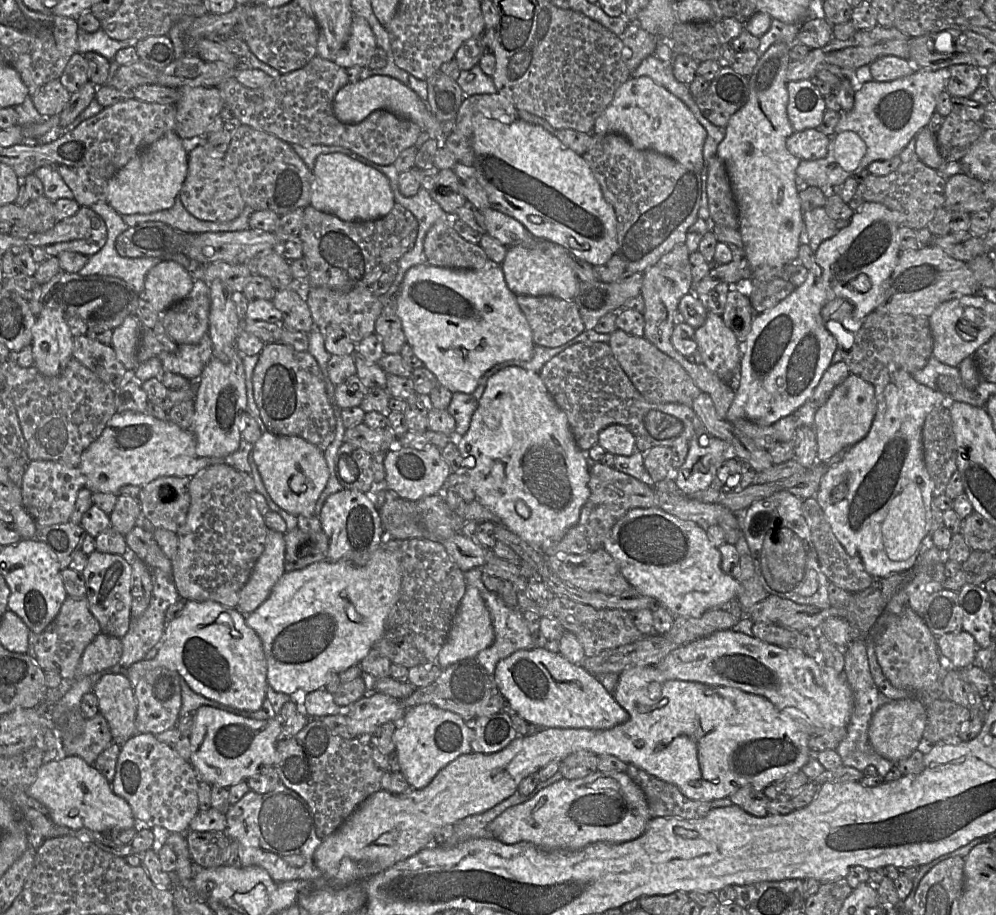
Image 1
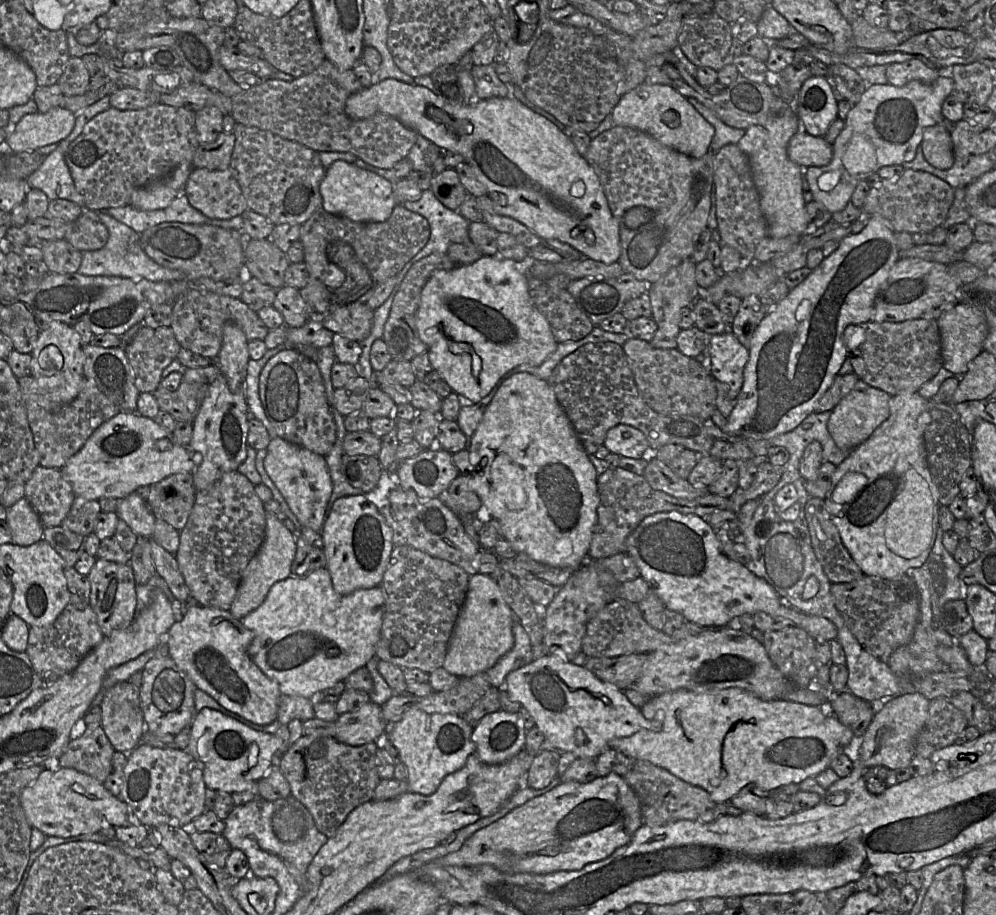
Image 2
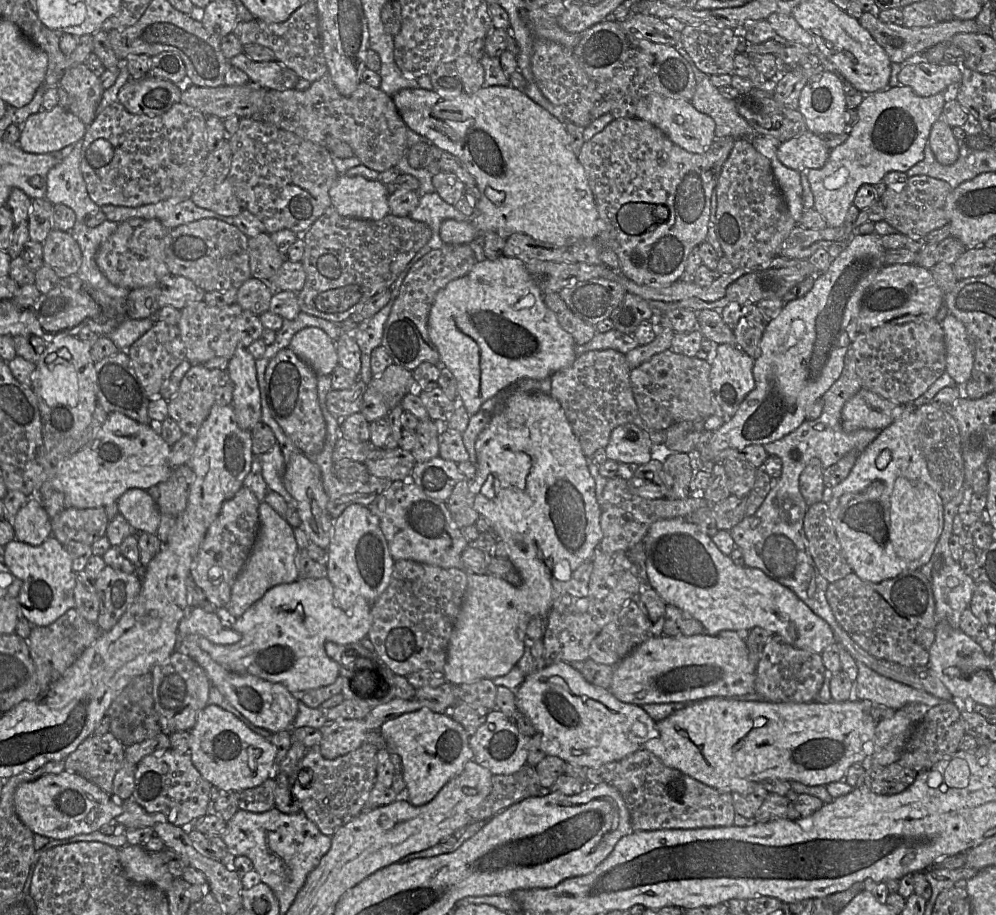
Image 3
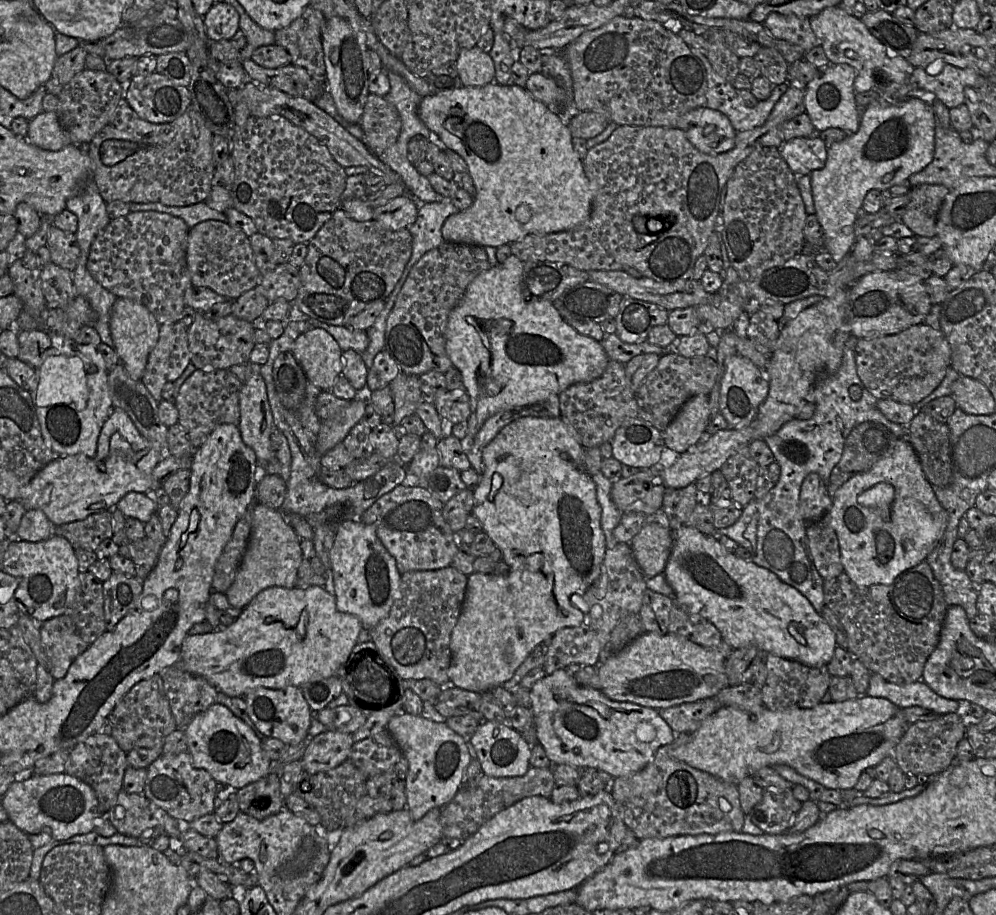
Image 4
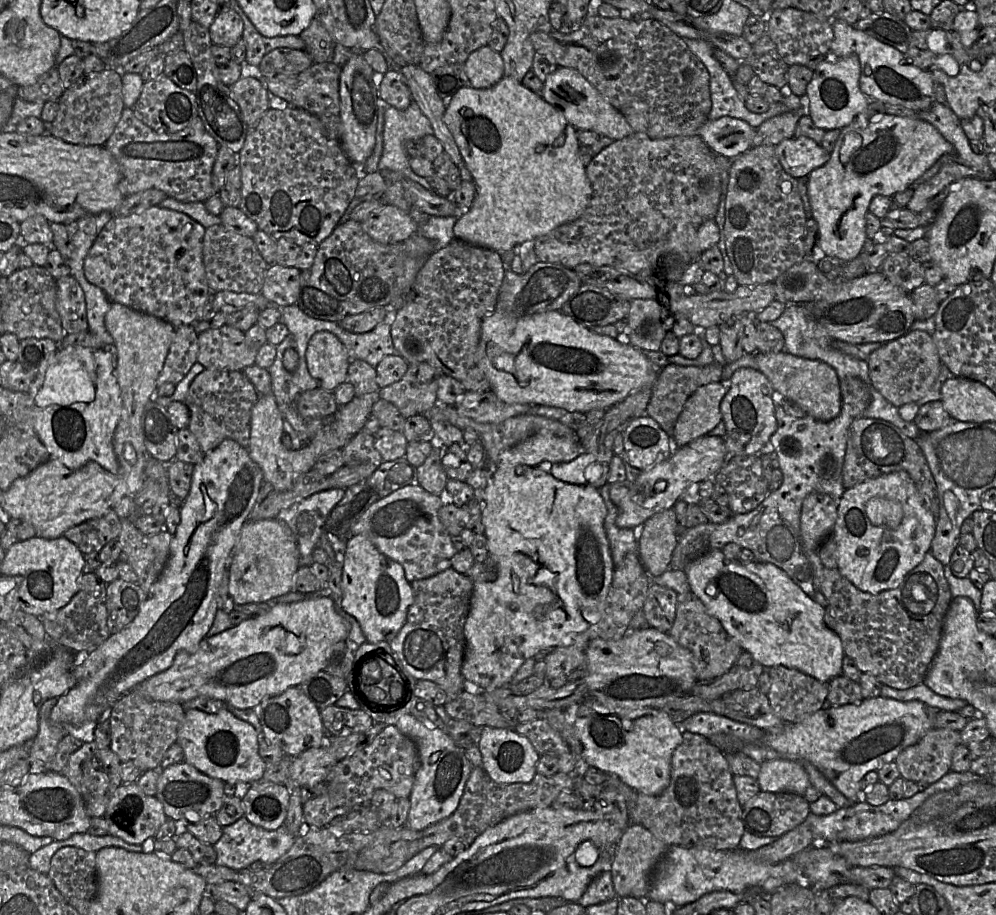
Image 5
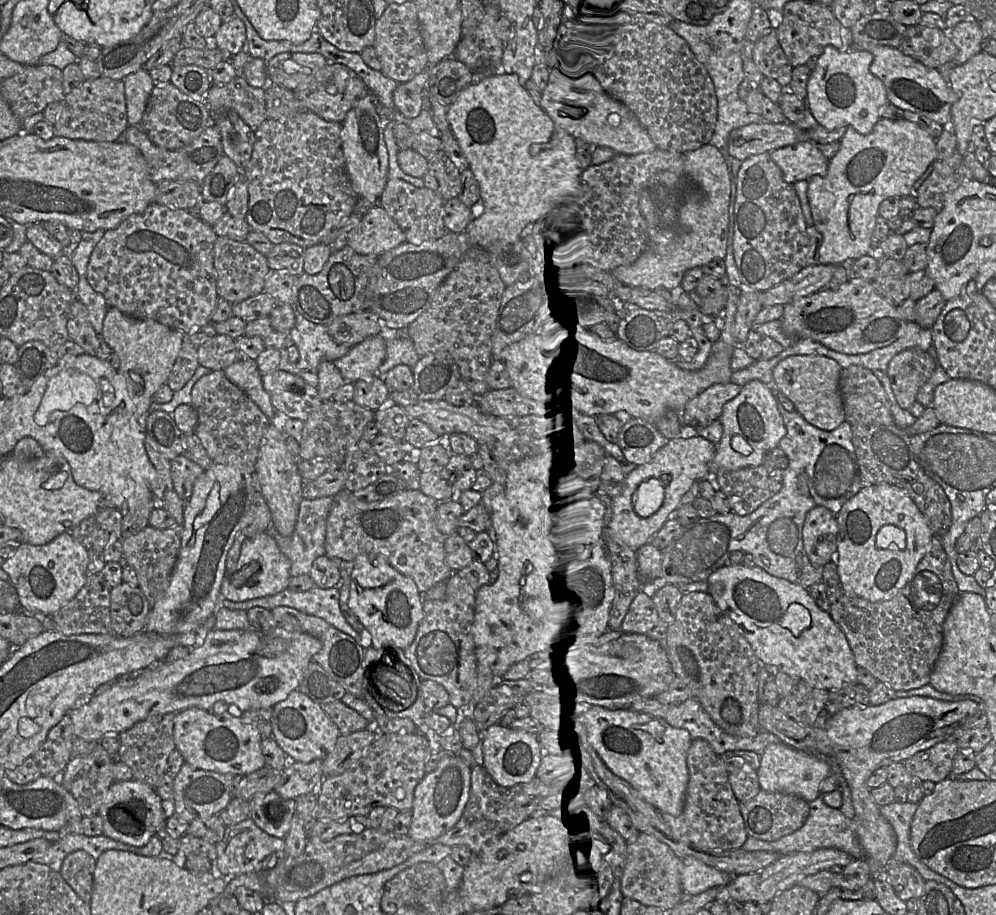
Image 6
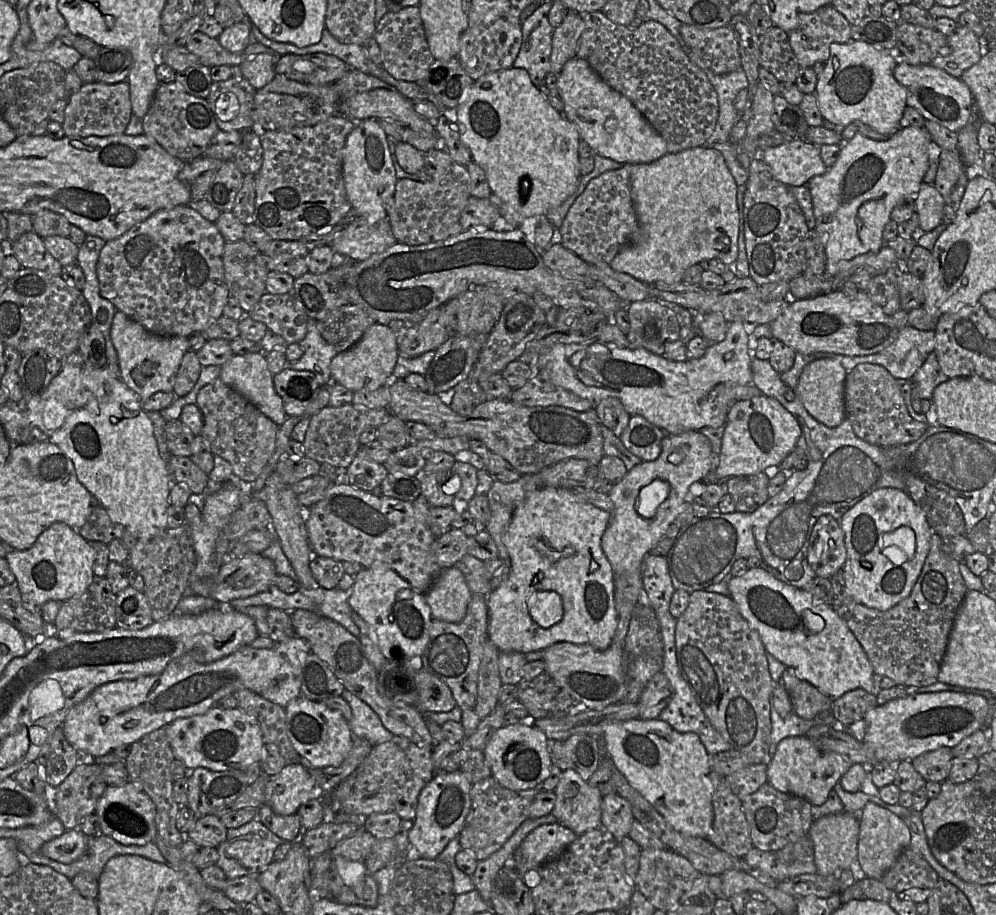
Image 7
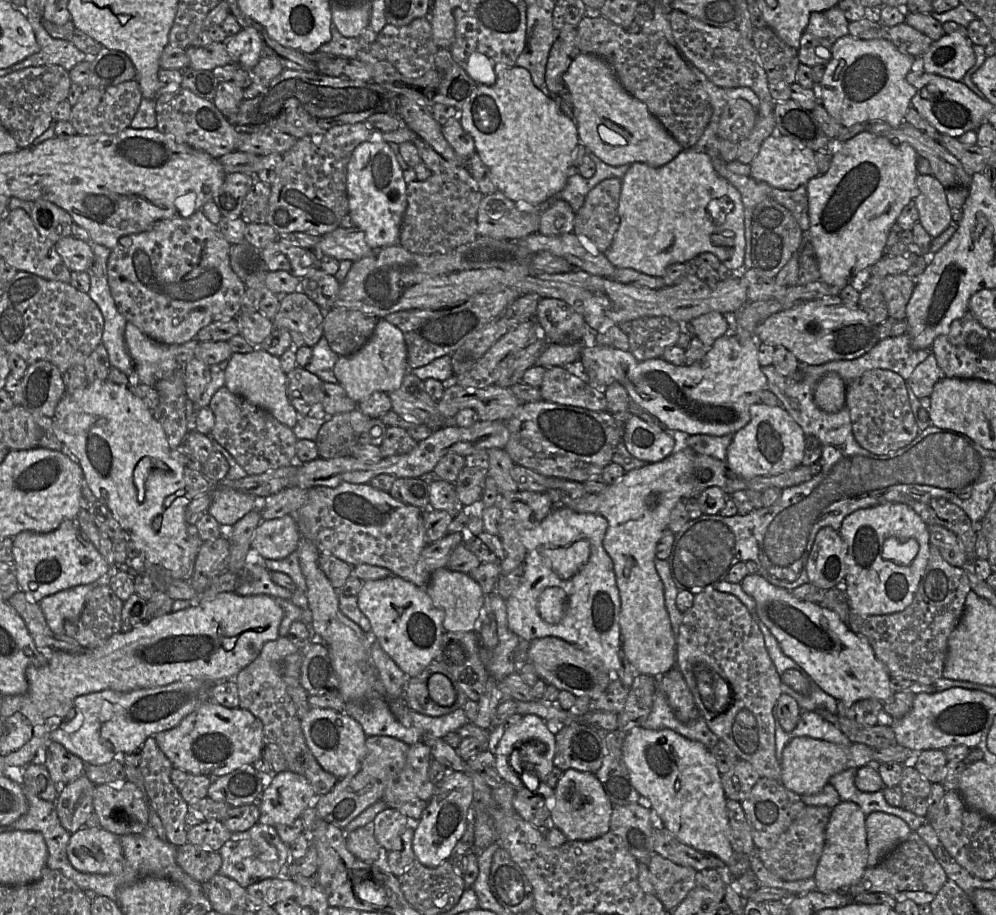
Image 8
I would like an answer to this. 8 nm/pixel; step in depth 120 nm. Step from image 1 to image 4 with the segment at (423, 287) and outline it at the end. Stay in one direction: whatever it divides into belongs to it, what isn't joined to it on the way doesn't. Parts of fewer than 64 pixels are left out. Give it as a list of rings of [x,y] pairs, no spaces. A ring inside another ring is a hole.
[[[510,255],[503,263],[480,273],[448,317],[446,353],[453,367],[460,371],[470,399],[468,433],[460,440],[465,453],[471,449],[476,434],[490,416],[513,407],[557,399],[571,385],[599,378],[610,361],[600,342],[568,325],[552,302],[524,295],[523,271],[524,262]]]

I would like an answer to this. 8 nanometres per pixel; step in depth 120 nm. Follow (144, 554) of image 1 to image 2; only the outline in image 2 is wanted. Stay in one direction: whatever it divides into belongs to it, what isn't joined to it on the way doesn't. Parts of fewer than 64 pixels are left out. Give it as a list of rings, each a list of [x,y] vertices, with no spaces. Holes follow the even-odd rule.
[[[153,539],[150,544],[156,574],[166,582],[175,599],[180,602],[188,600],[191,597],[190,591],[180,572],[175,553],[167,552]]]

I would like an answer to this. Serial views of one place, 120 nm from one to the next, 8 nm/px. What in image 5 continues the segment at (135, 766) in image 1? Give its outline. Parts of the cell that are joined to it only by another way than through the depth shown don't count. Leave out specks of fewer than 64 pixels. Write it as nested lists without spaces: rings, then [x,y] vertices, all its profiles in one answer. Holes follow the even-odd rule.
[[[187,762],[170,765],[164,768],[157,780],[155,797],[162,803],[164,812],[174,821],[189,821],[189,812],[197,813],[203,820],[219,811],[224,800],[224,782],[212,778]]]

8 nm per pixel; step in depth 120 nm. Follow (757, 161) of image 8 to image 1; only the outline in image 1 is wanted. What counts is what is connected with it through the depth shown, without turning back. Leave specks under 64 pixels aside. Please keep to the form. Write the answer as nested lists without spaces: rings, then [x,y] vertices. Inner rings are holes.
[[[818,129],[794,132],[786,142],[787,150],[800,160],[824,158],[828,151],[829,137]]]

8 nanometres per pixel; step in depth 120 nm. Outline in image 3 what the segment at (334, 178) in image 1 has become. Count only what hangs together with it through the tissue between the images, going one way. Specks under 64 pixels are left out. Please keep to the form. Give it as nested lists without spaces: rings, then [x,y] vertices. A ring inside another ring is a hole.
[[[339,175],[329,190],[331,206],[343,217],[380,220],[389,214],[389,192],[379,180]]]

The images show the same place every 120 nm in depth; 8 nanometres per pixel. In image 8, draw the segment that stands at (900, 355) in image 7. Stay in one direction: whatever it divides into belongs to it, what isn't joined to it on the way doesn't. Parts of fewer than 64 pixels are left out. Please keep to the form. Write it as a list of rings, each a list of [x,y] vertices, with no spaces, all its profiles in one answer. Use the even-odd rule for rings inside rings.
[[[908,335],[889,336],[879,341],[869,352],[853,360],[836,360],[825,363],[825,369],[821,378],[828,373],[837,373],[848,385],[855,379],[861,377],[865,372],[874,369],[891,370],[899,374],[904,380],[912,375],[915,368],[922,363],[932,353],[931,348],[914,349],[911,346]]]

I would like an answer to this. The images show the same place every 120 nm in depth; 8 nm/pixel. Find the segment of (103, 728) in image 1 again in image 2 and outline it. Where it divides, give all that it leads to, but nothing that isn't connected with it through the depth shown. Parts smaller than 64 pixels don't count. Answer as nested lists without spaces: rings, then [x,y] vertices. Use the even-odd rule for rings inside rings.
[[[100,723],[81,726],[58,758],[60,766],[73,768],[103,784],[112,771],[115,749]]]

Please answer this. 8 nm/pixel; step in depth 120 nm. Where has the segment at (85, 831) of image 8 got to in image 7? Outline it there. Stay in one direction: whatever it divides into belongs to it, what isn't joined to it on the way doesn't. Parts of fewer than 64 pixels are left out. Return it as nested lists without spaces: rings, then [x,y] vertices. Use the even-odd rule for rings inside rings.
[[[79,829],[66,830],[41,847],[41,853],[55,861],[69,864],[81,858],[87,850],[88,837]]]

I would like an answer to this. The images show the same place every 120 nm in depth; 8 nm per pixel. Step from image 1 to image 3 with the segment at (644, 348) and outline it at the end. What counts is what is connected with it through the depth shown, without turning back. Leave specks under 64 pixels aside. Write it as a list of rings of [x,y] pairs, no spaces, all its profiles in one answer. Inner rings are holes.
[[[671,349],[653,356],[631,370],[630,379],[634,399],[646,424],[663,431],[683,421],[704,421],[717,412],[717,403],[710,385],[711,364]]]

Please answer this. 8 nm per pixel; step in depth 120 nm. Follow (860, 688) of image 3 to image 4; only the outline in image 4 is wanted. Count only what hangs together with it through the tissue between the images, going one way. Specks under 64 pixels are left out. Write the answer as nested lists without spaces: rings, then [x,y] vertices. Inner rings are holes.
[[[871,673],[865,695],[885,698],[899,708],[919,706],[938,715],[963,711],[959,701],[938,695],[923,680],[896,684],[877,673]]]

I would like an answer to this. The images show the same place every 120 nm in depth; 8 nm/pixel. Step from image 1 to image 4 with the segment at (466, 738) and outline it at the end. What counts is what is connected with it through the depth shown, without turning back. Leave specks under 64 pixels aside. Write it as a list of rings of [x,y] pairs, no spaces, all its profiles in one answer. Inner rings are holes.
[[[400,712],[387,724],[386,730],[408,761],[404,779],[406,808],[413,820],[421,819],[432,808],[443,808],[458,792],[465,781],[465,770],[473,756],[463,738],[446,723],[437,723],[422,715]]]

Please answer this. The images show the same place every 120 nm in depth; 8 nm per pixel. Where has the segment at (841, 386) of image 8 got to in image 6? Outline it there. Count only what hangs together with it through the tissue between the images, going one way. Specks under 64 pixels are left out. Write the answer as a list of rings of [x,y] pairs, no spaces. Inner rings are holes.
[[[794,355],[781,360],[773,369],[774,387],[796,406],[796,410],[810,424],[832,431],[846,420],[839,381],[842,367],[822,355]]]

